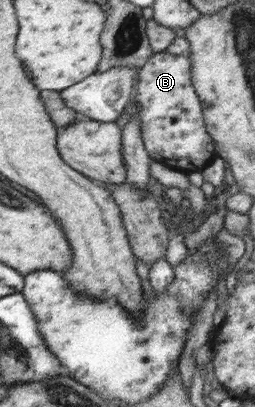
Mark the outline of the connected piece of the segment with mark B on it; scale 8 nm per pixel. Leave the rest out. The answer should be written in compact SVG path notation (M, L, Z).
M166 51L153 54L138 68L135 103L140 137L152 160L171 169L200 171L216 155L213 139L206 133L202 109L190 83L190 58Z

